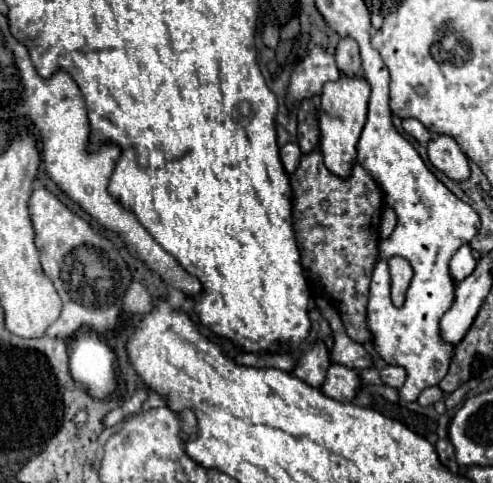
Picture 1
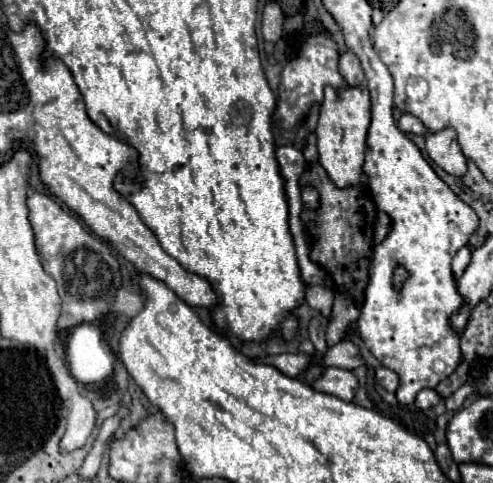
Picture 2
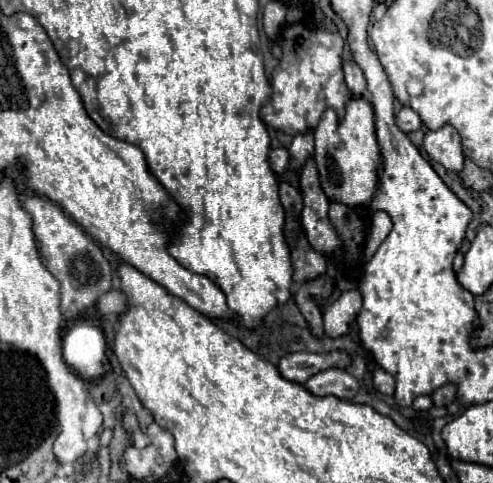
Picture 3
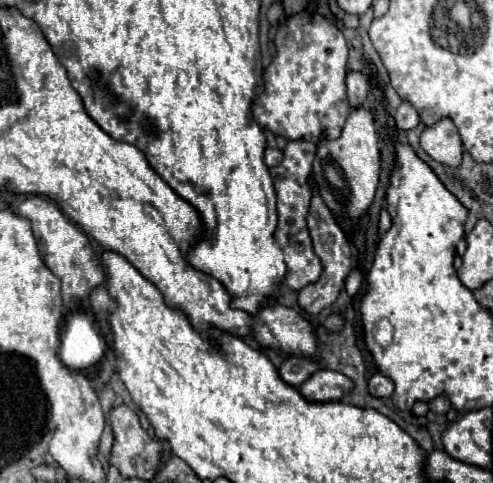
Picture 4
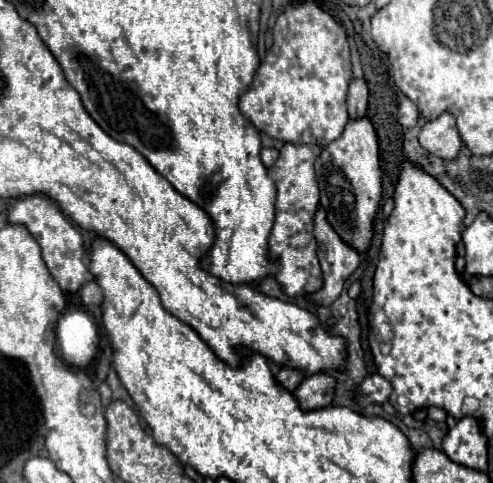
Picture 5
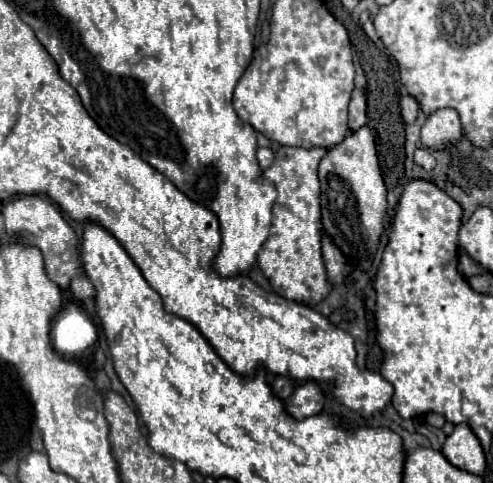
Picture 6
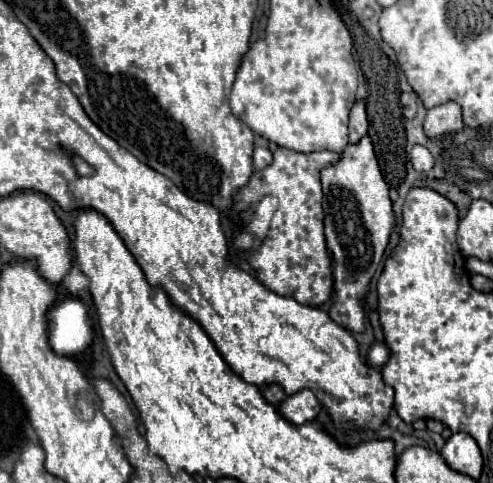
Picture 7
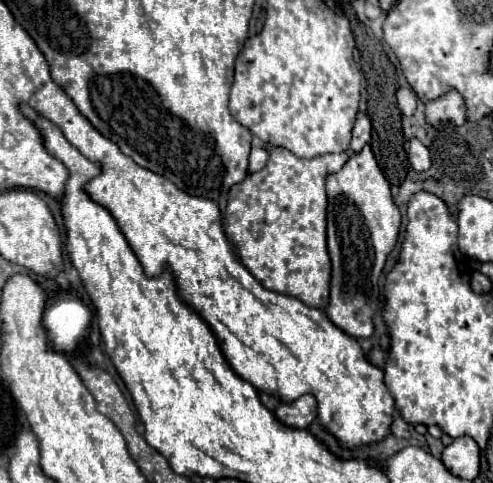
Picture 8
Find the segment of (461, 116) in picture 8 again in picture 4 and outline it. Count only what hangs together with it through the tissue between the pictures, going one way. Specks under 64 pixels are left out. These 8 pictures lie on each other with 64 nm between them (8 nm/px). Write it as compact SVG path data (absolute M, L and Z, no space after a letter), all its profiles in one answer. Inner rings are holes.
M450 118L426 126L420 136L420 146L442 164L460 164L462 160L462 140Z

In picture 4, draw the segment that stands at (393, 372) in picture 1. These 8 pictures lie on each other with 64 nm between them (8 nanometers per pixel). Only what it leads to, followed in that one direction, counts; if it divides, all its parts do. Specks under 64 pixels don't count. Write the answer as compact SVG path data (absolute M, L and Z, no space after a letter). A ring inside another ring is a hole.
M376 372L370 380L368 380L368 392L376 398L388 398L394 392L394 384L390 378L386 378L384 374Z

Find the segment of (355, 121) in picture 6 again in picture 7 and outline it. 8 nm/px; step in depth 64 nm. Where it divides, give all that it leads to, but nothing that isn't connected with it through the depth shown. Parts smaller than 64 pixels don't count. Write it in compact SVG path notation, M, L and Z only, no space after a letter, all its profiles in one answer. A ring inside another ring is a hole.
M356 102L352 112L350 112L350 142L358 144L360 138L368 134L368 118L366 118L366 108L362 102Z

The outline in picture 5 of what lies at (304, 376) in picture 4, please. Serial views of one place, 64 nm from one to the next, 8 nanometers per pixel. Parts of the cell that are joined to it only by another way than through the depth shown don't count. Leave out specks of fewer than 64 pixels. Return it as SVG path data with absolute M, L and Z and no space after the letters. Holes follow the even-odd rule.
M282 368L280 372L278 372L278 376L276 376L276 382L284 388L284 390L288 390L288 392L294 392L296 390L296 386L302 382L302 372L300 370L296 370L296 368Z

